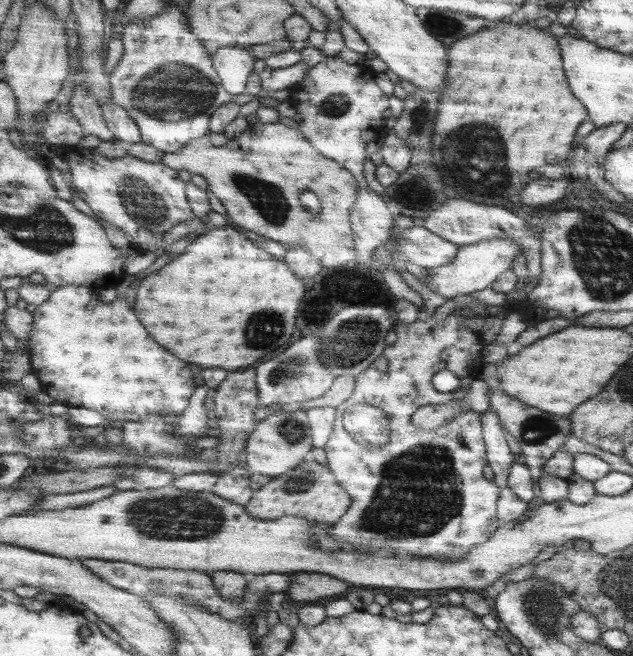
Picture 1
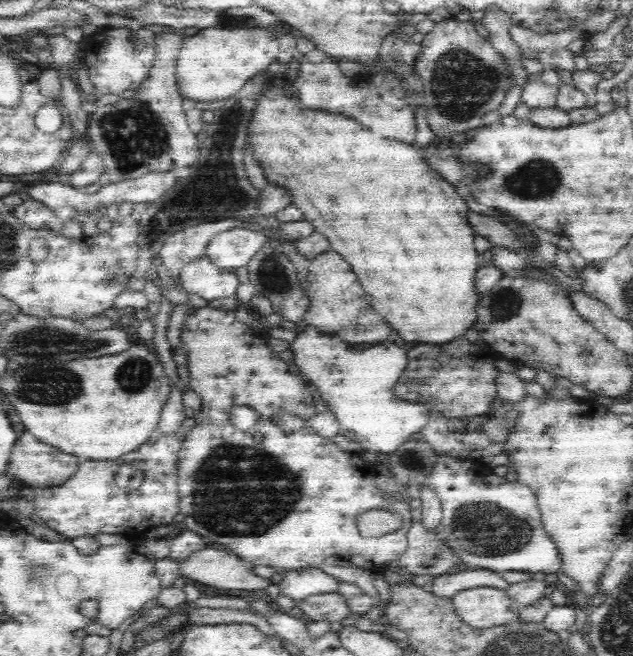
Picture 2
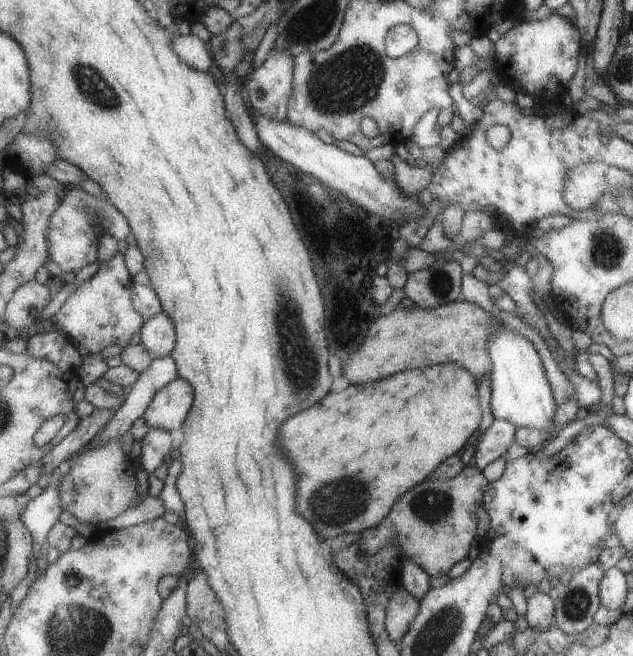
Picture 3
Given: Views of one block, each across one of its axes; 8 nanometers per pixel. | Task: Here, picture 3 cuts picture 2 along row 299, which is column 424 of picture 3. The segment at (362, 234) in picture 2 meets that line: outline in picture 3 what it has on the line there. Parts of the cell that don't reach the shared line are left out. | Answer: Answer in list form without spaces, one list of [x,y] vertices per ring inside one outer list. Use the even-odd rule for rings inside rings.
[[[453,362],[405,370],[375,384],[349,386],[347,390],[329,394],[321,406],[317,404],[293,416],[285,422],[285,430],[281,430],[281,446],[299,472],[297,512],[301,512],[325,538],[335,538],[345,532],[363,534],[375,530],[391,516],[403,494],[421,486],[443,462],[467,446],[469,438],[479,430],[481,418],[479,380],[467,368],[457,368]]]

